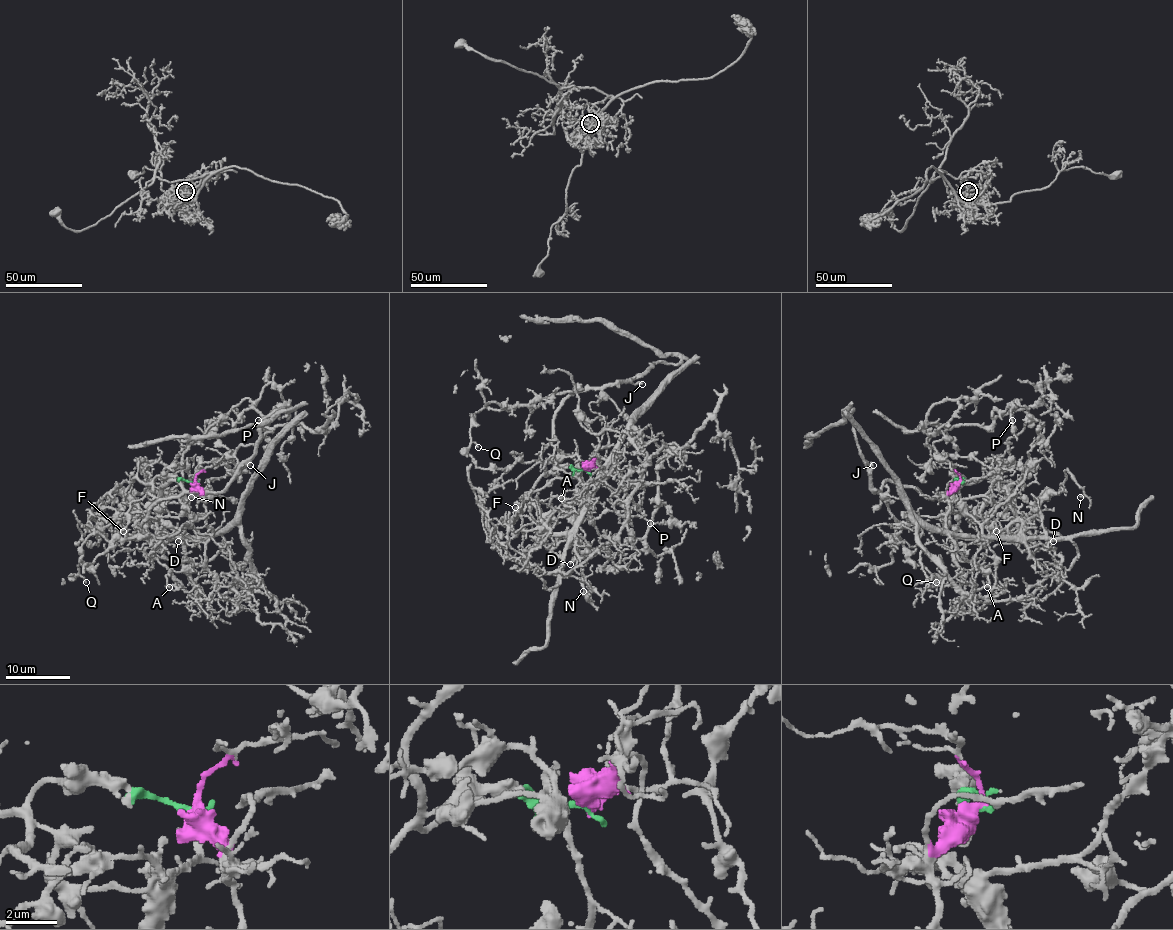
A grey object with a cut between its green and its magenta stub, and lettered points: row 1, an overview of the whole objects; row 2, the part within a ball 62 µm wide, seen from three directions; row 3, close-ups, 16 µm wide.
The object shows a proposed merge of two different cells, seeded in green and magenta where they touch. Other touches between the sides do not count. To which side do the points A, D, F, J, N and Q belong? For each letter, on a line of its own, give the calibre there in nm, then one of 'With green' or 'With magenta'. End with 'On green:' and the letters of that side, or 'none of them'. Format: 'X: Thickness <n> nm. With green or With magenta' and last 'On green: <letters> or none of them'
A: Thickness 140 nm. With magenta
D: Thickness 110 nm. With magenta
F: Thickness 110 nm. With magenta
J: Thickness 200 nm. With green
N: Thickness 180 nm. With magenta
Q: Thickness 130 nm. With green
On green: J, Q

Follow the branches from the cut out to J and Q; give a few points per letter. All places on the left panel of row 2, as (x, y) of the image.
J: (193, 483), (156, 476), (150, 492), (159, 497), (164, 484), (177, 481), (187, 491), (221, 492), (250, 465)
Q: (193, 483), (155, 478), (159, 497), (164, 484), (182, 489), (130, 538), (92, 534), (85, 583)

